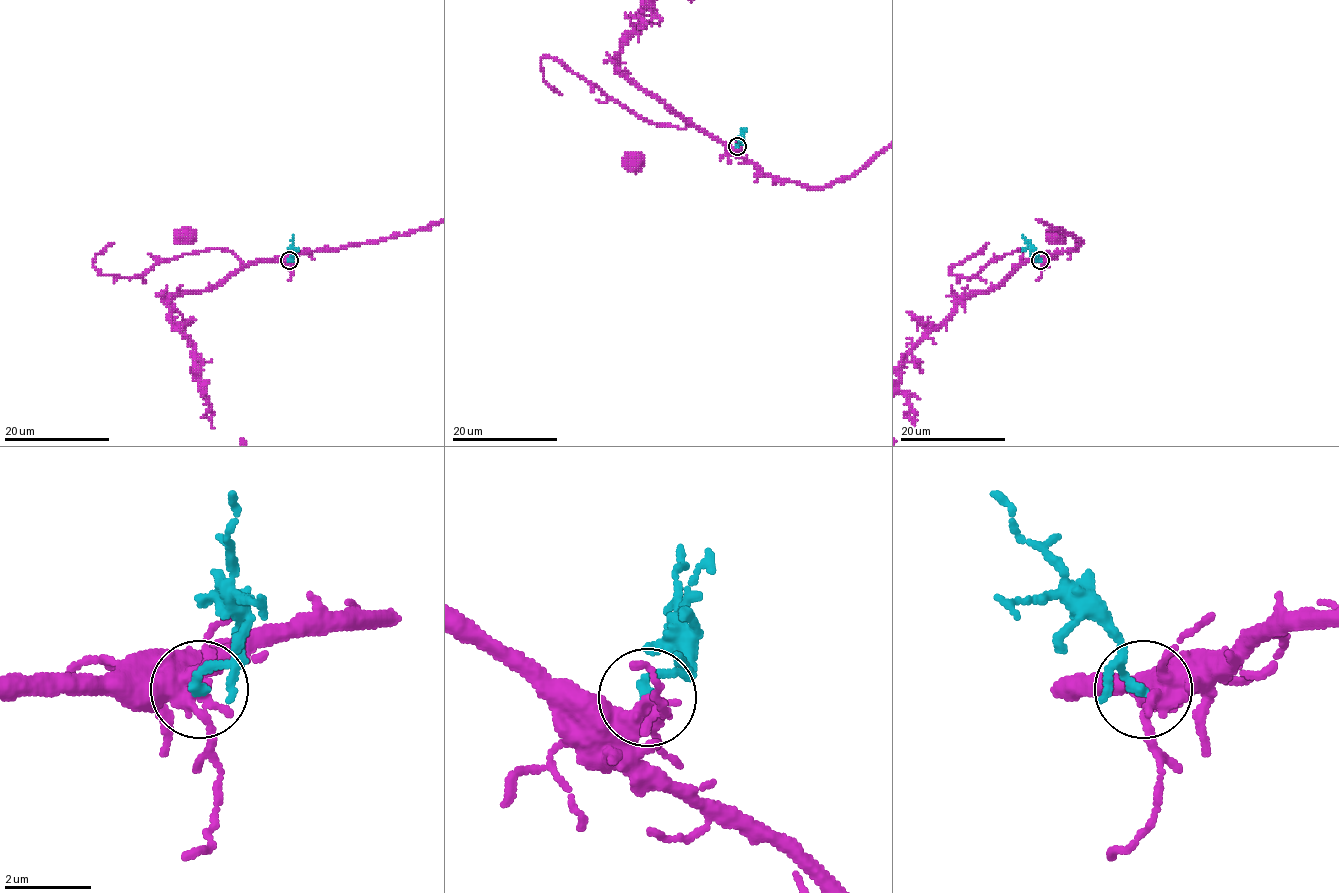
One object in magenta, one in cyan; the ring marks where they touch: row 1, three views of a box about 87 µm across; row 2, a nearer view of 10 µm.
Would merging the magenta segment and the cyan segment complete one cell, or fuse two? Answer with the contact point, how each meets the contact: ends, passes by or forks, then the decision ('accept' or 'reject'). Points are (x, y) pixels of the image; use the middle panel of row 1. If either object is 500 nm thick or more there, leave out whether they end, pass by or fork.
(737, 146) | magenta forks | cyan ends | accept

